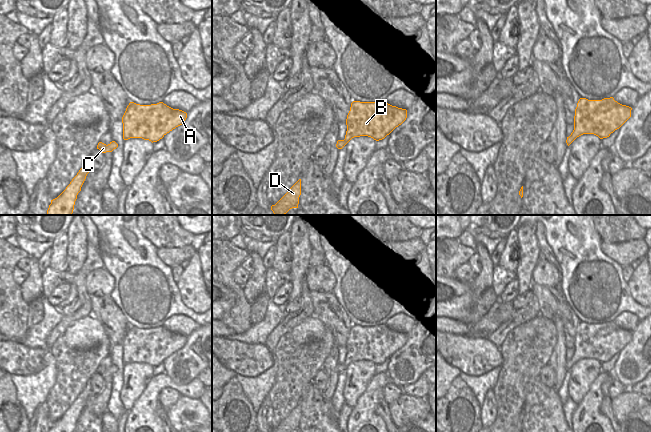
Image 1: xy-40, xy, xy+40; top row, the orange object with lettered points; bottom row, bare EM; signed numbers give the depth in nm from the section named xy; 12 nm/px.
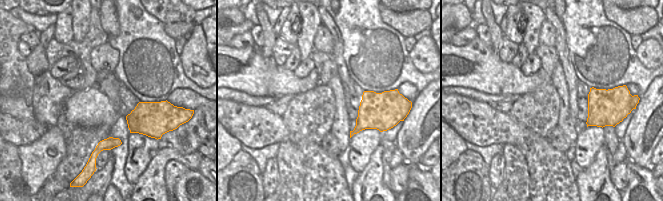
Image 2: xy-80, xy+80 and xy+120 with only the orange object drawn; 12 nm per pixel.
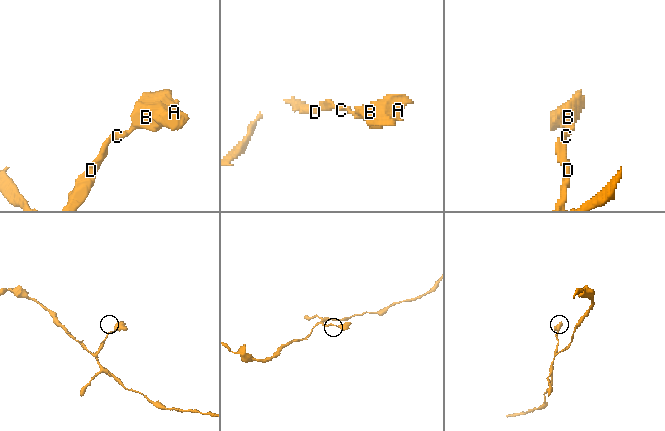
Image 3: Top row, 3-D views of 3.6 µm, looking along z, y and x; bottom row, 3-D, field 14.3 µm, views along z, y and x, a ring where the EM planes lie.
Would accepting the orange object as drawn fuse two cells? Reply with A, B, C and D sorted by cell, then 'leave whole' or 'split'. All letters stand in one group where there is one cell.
groups A B C D; leave whole

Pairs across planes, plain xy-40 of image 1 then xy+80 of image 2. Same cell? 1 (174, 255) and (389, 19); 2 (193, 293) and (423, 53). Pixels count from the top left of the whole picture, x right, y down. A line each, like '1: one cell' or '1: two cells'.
1: one cell
2: one cell

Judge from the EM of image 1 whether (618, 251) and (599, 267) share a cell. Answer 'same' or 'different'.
different

